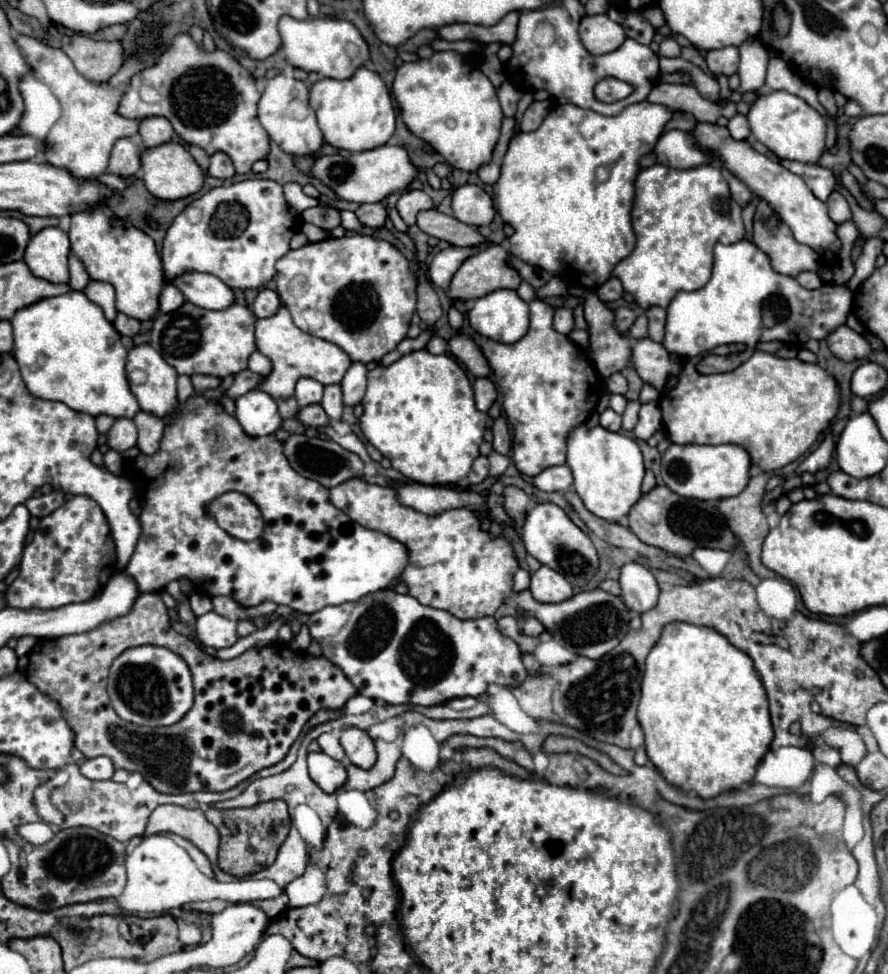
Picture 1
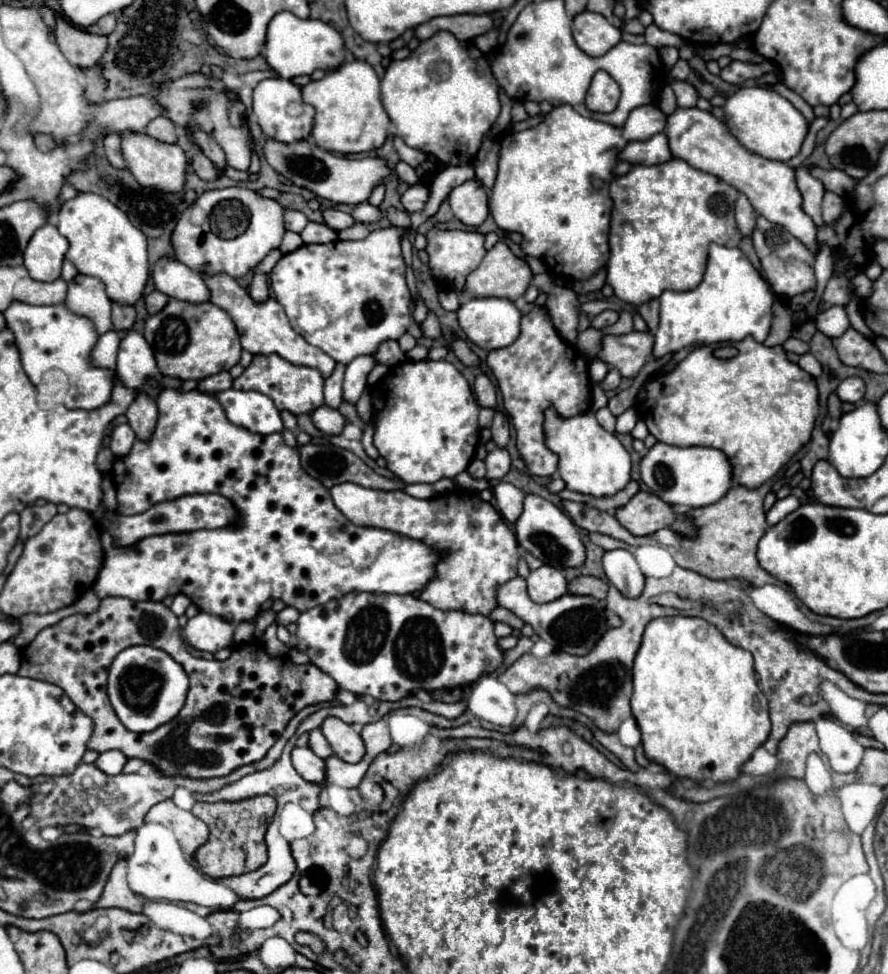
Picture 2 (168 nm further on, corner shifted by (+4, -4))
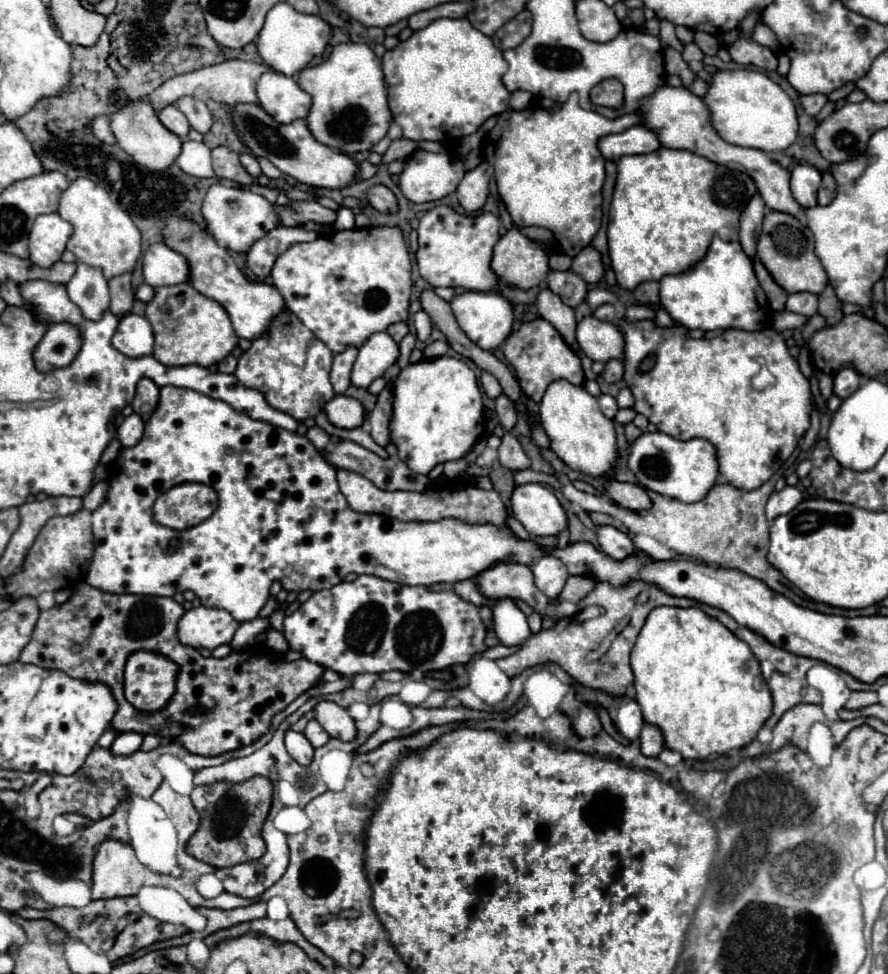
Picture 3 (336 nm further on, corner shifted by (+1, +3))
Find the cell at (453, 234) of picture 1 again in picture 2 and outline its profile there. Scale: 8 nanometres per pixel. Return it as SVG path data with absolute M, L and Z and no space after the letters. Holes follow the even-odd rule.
M387 208L385 210L385 216L389 218L389 222L393 226L401 226L401 228L407 228L409 226L409 214L405 210L399 210L399 208Z

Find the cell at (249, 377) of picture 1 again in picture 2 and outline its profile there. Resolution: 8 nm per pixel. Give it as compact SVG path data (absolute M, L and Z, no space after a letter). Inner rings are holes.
M255 354L253 362L245 368L245 372L233 380L235 390L255 390L269 396L279 410L287 410L291 414L311 414L319 406L325 404L323 400L323 376L317 368L309 366L295 366L281 358L279 354Z

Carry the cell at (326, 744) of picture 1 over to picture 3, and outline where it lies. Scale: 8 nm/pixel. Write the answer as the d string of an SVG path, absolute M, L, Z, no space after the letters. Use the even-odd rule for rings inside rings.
M312 719L312 721L306 725L304 735L306 735L306 739L312 743L312 747L322 747L322 745L326 745L328 739L330 739L330 735L326 735L326 731L322 729L322 725L320 725L316 719Z

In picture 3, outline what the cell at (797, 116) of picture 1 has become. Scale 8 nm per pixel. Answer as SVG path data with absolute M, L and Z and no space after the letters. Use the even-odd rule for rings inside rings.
M718 71L712 77L704 103L710 109L714 129L718 135L740 147L752 147L766 153L788 149L798 135L796 107L788 93L776 85L770 77L758 71Z

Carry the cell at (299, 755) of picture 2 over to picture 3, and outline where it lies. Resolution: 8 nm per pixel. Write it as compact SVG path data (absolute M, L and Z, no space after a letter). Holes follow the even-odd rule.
M286 731L286 737L284 737L284 743L286 743L286 749L290 753L290 757L300 763L300 765L310 765L312 759L314 759L314 747L310 745L310 741L302 735L302 733L296 733L296 731Z

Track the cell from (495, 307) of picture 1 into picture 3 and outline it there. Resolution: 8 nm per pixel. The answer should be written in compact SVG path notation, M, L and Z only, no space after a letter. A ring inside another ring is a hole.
M464 291L460 295L456 295L452 301L452 311L458 319L458 323L462 323L462 331L466 331L466 335L470 335L470 339L474 339L474 343L478 343L482 349L496 349L504 343L504 339L510 335L512 325L514 325L514 307L508 299L504 299L498 293L484 293L484 291Z

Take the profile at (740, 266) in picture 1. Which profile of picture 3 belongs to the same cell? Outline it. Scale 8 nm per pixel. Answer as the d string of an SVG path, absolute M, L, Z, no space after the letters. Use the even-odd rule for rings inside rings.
M714 235L706 257L688 273L660 279L660 305L676 325L686 329L762 331L770 321L770 307L754 275L750 257L742 251L738 241L726 243L718 235Z

